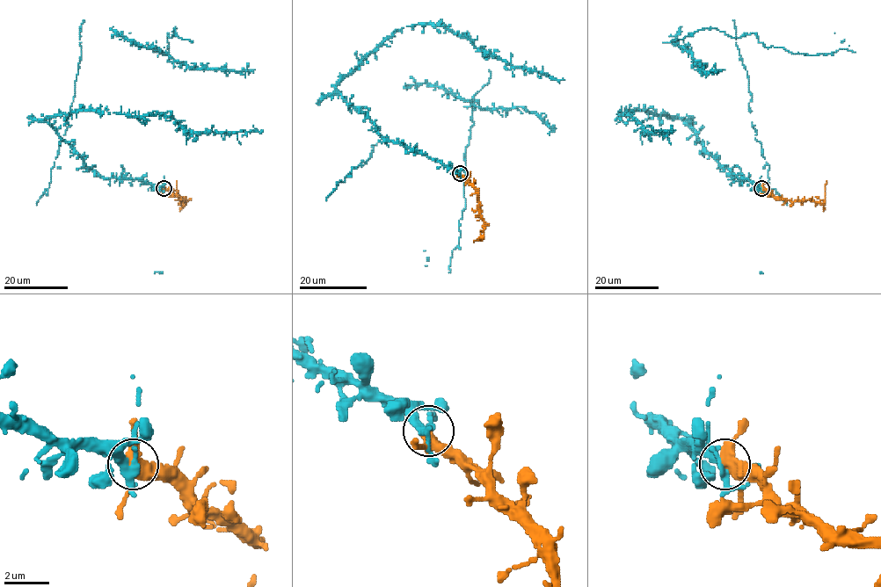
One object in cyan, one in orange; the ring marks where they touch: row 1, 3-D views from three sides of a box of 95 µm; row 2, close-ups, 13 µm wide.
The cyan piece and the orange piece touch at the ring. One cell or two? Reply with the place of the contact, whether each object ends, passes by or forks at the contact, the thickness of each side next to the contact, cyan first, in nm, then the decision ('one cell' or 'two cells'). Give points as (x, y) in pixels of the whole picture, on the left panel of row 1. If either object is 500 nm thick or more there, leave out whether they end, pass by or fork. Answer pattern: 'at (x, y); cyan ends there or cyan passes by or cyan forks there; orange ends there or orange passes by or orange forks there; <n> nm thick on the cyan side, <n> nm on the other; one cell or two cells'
at (163, 188); cyan forks there; orange forks there; 280 nm thick on the cyan side, 400 nm on the other; one cell

